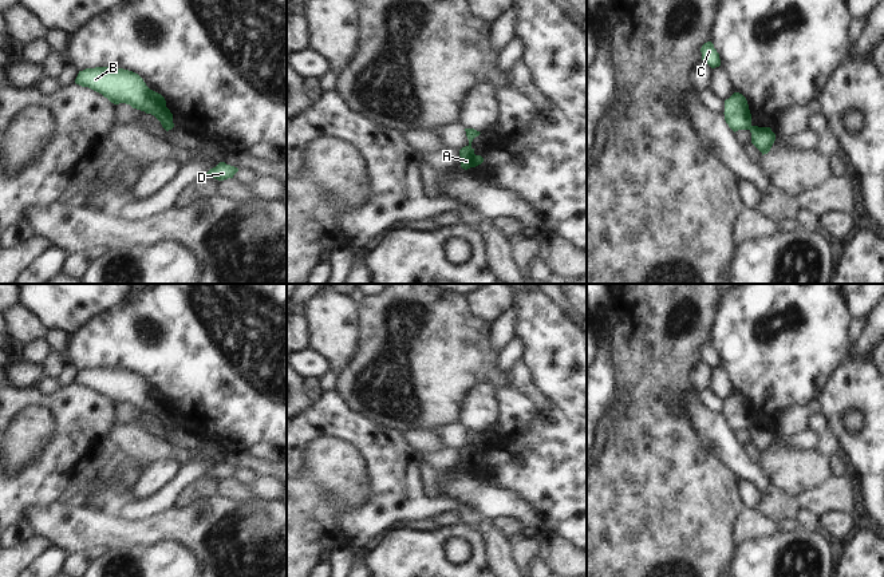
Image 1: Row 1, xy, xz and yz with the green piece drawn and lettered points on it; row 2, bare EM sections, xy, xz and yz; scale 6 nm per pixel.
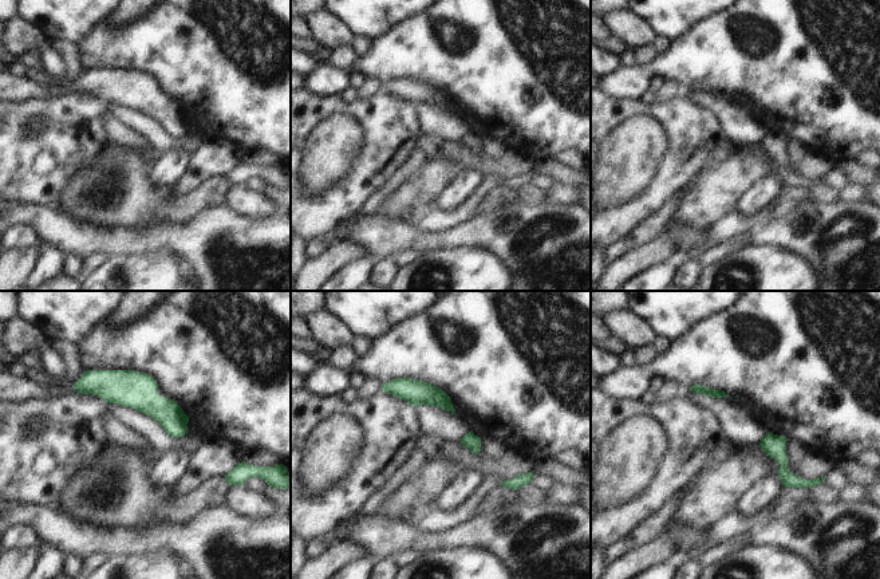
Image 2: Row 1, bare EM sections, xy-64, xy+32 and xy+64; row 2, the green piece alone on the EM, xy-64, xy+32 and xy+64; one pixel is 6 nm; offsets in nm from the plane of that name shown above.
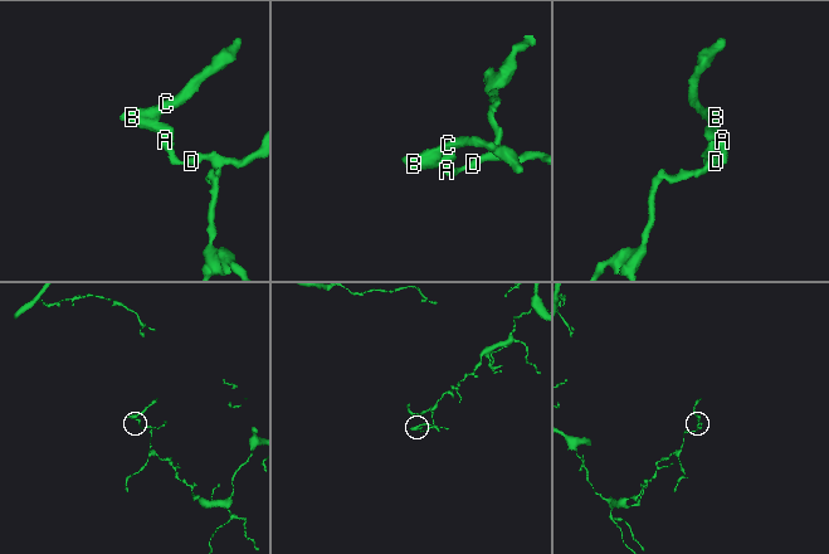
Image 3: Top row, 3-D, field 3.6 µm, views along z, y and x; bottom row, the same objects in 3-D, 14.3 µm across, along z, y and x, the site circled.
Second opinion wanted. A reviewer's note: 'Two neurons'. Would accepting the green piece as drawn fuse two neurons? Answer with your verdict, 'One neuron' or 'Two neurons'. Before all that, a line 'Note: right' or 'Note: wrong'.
Note: right
Two neurons

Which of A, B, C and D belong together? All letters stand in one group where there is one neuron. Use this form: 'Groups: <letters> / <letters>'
Groups: A D / B C

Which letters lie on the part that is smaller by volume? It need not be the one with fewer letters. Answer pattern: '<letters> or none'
B, C

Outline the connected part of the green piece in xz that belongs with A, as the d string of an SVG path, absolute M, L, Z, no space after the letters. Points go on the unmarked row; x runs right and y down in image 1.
M465 446L459 450L461 457L461 467L467 470L470 467L475 467L484 462L484 458L481 455L474 454L474 448L470 446Z

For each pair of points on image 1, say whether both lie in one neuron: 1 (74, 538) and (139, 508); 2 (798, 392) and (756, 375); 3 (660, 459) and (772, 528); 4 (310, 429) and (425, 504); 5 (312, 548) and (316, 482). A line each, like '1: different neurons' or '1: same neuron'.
1: different neurons
2: same neuron
3: different neurons
4: same neuron
5: same neuron

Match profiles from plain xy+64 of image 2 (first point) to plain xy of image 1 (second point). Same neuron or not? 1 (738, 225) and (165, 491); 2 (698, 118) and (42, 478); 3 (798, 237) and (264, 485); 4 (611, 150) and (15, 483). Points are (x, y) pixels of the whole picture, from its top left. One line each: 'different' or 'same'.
1: same
2: same
3: different
4: different

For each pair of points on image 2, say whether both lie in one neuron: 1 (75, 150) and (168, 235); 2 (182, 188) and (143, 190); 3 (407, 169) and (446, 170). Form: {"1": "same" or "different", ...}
{"1": "different", "2": "different", "3": "different"}

